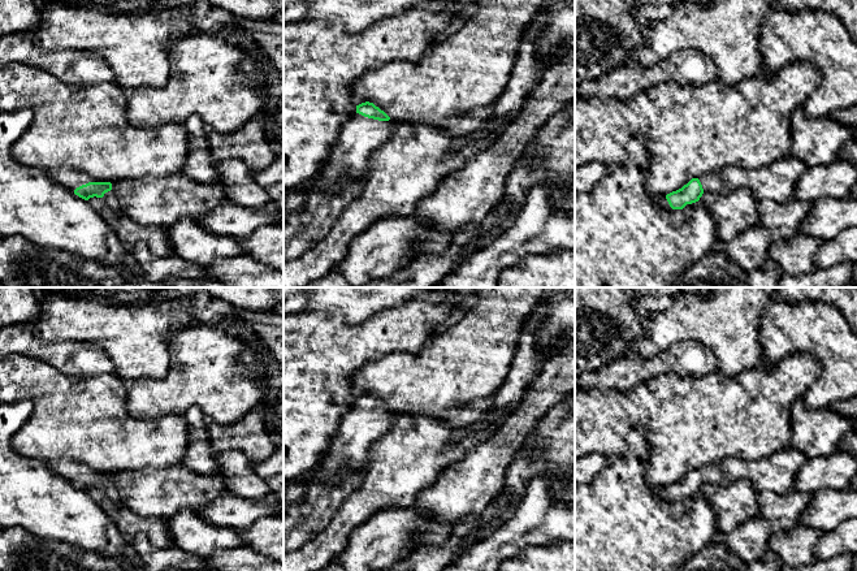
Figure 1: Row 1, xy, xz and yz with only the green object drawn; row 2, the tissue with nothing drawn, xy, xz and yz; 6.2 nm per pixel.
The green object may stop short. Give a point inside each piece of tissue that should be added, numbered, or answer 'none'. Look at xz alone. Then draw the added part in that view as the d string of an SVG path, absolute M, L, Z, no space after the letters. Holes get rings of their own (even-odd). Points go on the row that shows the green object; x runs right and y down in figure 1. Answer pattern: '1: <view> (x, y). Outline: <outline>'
1: xz (359, 137). Outline: M355 113L339 131L339 142L313 178L316 189L338 193L350 178L365 173L372 153L391 138L395 124Z

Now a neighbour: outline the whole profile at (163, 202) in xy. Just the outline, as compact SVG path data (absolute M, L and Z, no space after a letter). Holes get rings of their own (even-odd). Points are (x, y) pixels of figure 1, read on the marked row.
M176 174L151 183L112 182L122 215L138 225L169 228L182 219L198 219L228 202L220 182L196 182Z

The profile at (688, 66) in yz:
M683 49L650 68L626 64L598 79L583 79L579 94L581 98L629 100L661 82L701 86L715 79L717 69L711 60L696 49Z

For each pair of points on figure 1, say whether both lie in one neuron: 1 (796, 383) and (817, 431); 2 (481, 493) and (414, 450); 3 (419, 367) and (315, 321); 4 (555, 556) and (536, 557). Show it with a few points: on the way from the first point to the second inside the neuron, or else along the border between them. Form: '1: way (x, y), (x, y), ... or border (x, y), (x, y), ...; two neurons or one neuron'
1: border (801, 397), (791, 407), (790, 427); two neurons
2: border (468, 450), (448, 464), (421, 489); two neurons
3: border (420, 349), (414, 353), (393, 351), (363, 367); two neurons
4: way (550, 557), (541, 557); one neuron

